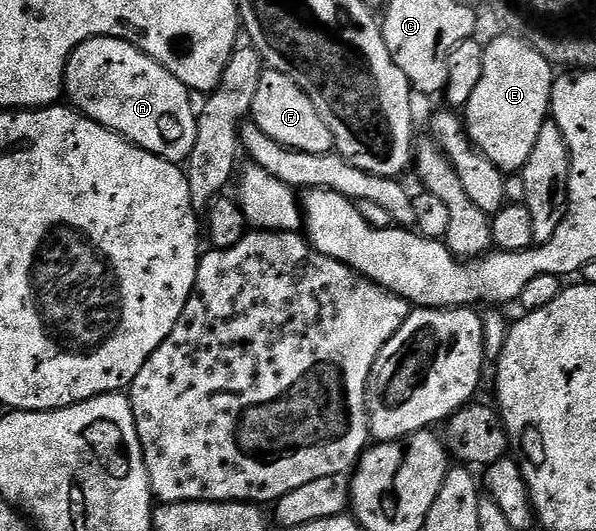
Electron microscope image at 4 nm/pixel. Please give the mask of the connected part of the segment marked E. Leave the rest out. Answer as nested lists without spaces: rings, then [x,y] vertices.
[[[497,36],[484,52],[484,76],[464,108],[464,125],[474,147],[503,172],[518,172],[532,156],[536,136],[550,112],[555,71],[537,48],[522,36]]]

